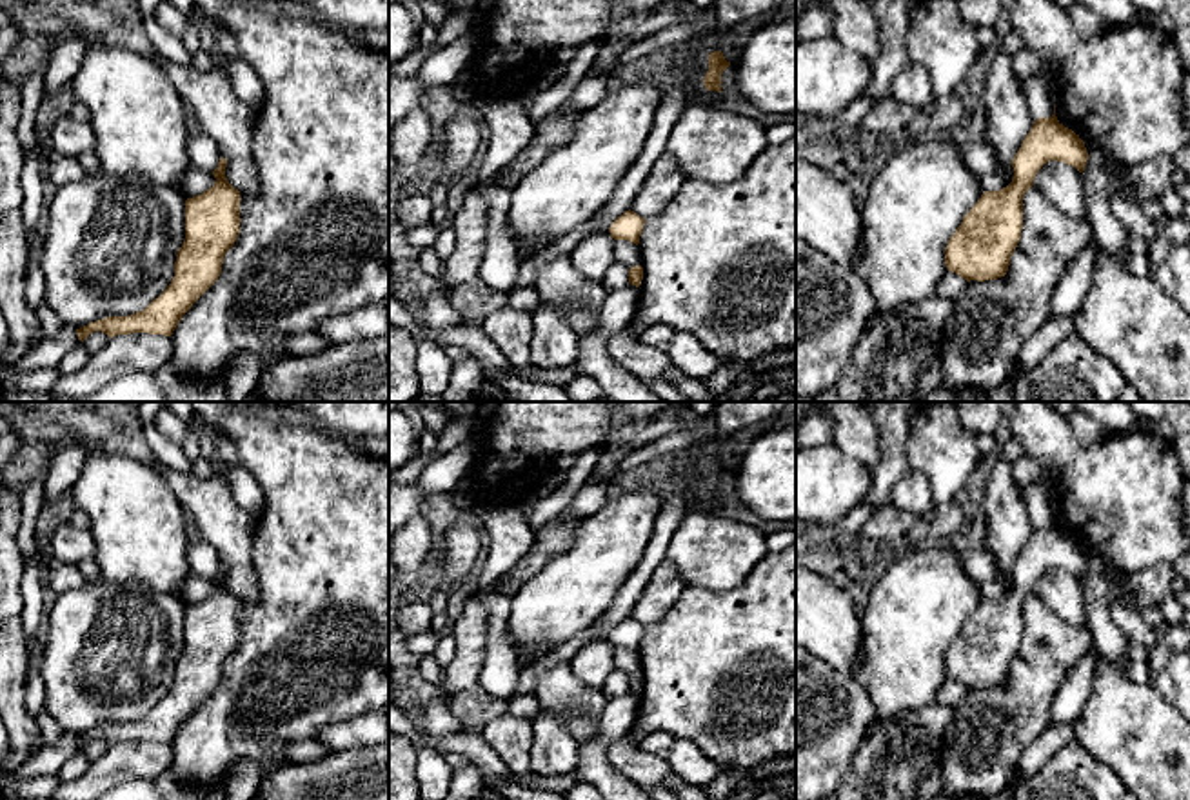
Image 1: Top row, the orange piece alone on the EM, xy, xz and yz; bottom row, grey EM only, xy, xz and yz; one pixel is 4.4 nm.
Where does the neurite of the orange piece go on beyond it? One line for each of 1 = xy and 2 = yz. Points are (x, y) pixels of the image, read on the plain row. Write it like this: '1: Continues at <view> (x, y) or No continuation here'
1: No continuation here
2: No continuation here

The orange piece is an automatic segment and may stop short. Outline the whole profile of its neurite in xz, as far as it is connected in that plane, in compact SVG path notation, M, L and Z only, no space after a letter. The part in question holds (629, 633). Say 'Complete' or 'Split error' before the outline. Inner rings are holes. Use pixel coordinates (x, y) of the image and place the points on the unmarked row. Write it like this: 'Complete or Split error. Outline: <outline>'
Complete. Outline: M629 616L612 629L609 640L614 647L629 647L638 653L643 633L645 625Z

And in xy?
Complete. Outline: M222 564L213 578L216 589L211 596L185 607L185 647L178 656L174 684L167 696L154 705L144 718L129 724L107 724L76 736L84 749L91 740L102 738L109 745L116 742L149 740L171 744L182 724L193 711L218 687L225 660L234 653L240 640L240 598L225 584L227 567Z

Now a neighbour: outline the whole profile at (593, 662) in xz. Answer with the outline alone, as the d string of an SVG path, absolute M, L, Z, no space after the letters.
M592 640L570 660L570 669L585 685L601 689L614 669L614 645L610 640Z

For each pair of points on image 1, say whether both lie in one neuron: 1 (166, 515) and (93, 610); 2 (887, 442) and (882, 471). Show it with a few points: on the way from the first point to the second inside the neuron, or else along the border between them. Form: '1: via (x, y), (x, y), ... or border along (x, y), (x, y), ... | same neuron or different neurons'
1: border along (100, 579), (111, 584), (142, 582), (155, 591) | different neurons
2: via (887, 450), (887, 464) | same neuron

